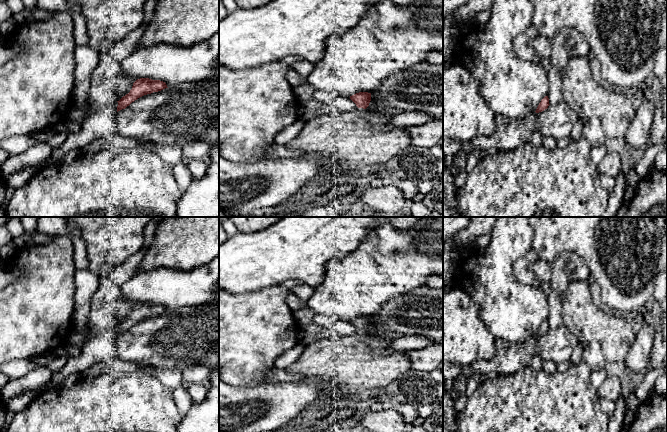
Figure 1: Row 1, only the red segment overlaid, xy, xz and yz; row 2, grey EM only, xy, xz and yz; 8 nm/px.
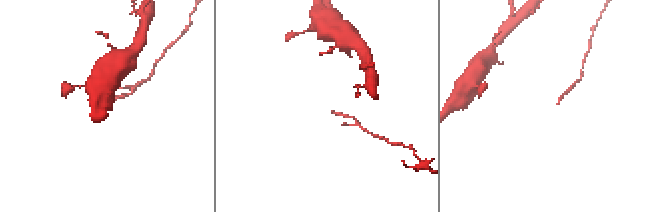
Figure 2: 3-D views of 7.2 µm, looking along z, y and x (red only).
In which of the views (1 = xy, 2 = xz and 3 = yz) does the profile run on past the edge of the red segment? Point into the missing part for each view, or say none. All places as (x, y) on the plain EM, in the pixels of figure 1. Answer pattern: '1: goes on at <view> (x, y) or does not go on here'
1: does not go on here
2: does not go on here
3: does not go on here

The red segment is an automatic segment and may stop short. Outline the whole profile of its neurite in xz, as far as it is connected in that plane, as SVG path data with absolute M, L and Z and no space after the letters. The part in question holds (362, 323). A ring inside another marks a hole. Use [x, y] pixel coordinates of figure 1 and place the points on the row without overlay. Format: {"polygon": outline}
{"polygon": "M359 316L350 320L350 323L356 328L358 332L366 333L371 325L371 317Z"}

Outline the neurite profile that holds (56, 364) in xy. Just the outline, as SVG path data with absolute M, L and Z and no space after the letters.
M56 356L46 366L49 367L53 373L55 373L64 367L66 360L66 358Z

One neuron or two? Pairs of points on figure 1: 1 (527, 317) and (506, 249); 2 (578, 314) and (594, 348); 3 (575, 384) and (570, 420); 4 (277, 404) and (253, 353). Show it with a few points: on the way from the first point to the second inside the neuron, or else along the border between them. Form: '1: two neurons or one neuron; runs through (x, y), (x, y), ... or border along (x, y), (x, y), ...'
1: one neuron; runs through (512, 300), (512, 292), (505, 284), (505, 266)
2: two neurons; border along (583, 345), (595, 341), (606, 360)
3: one neuron; runs through (570, 393), (570, 411)
4: two neurons; border along (264, 382), (258, 385), (244, 385), (241, 387)

